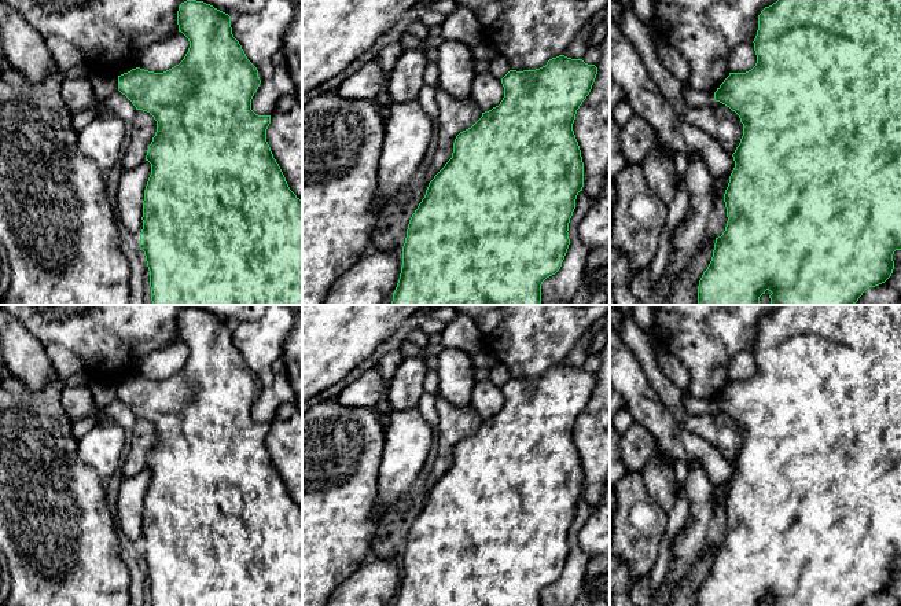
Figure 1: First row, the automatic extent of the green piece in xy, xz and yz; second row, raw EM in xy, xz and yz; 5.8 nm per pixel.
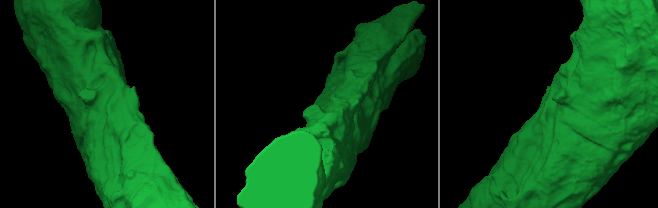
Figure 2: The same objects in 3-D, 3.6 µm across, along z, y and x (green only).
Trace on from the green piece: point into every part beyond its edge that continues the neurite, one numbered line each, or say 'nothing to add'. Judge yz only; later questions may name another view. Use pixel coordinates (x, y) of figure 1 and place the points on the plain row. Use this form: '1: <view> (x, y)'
nothing to add

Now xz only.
nothing to add

